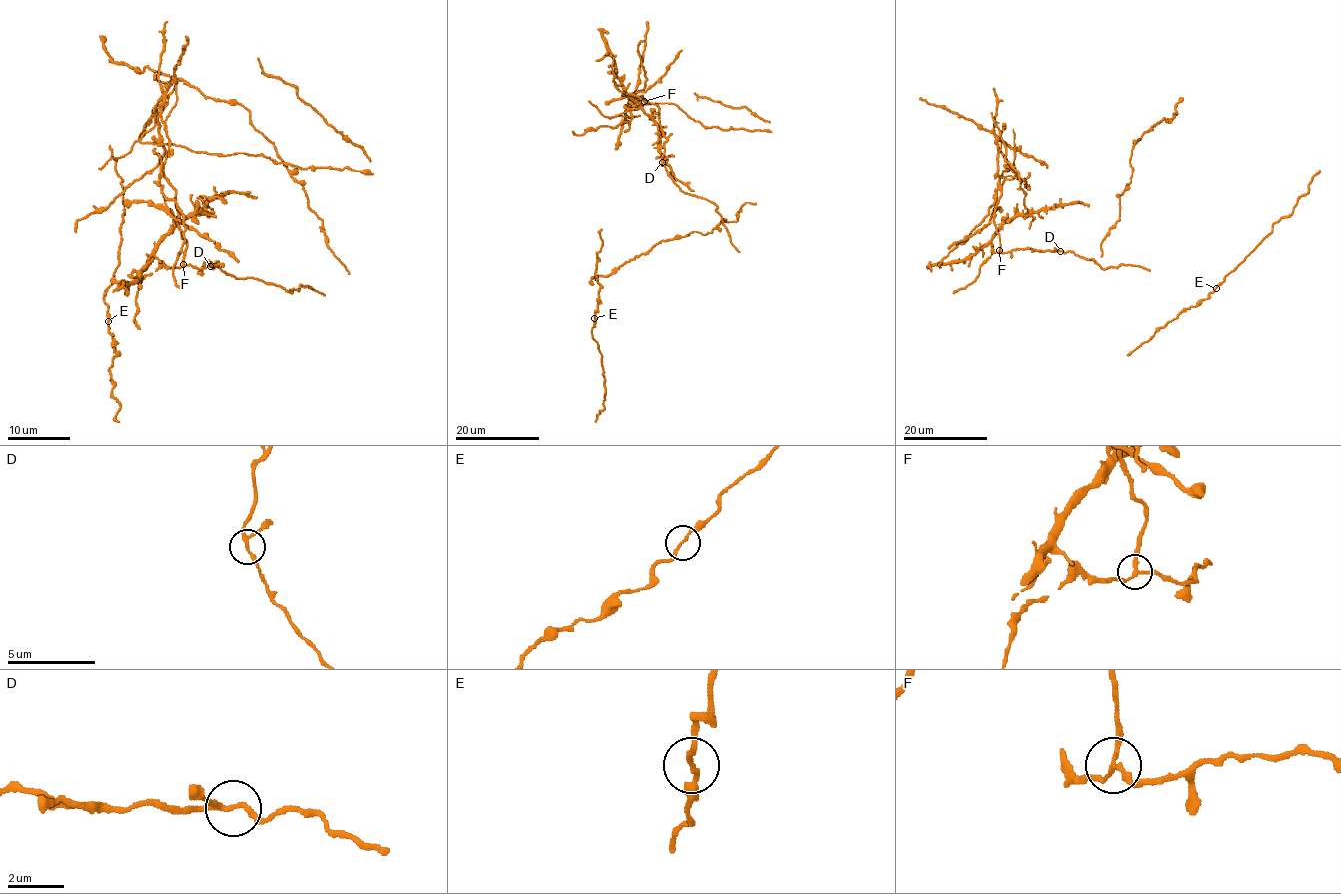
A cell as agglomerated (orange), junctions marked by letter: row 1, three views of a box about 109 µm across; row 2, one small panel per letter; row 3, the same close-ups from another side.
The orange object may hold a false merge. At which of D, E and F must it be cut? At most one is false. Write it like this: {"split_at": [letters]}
{"split_at": ["F"]}

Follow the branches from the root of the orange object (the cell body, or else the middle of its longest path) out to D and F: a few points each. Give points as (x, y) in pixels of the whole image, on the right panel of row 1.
D: (1032, 249), (1060, 251)
F: (1032, 249), (1013, 249), (1004, 253), (999, 250)

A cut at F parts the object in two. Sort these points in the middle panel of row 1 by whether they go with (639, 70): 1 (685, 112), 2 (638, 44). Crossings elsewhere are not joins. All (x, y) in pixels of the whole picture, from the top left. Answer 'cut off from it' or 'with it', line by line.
1: with it
2: with it

